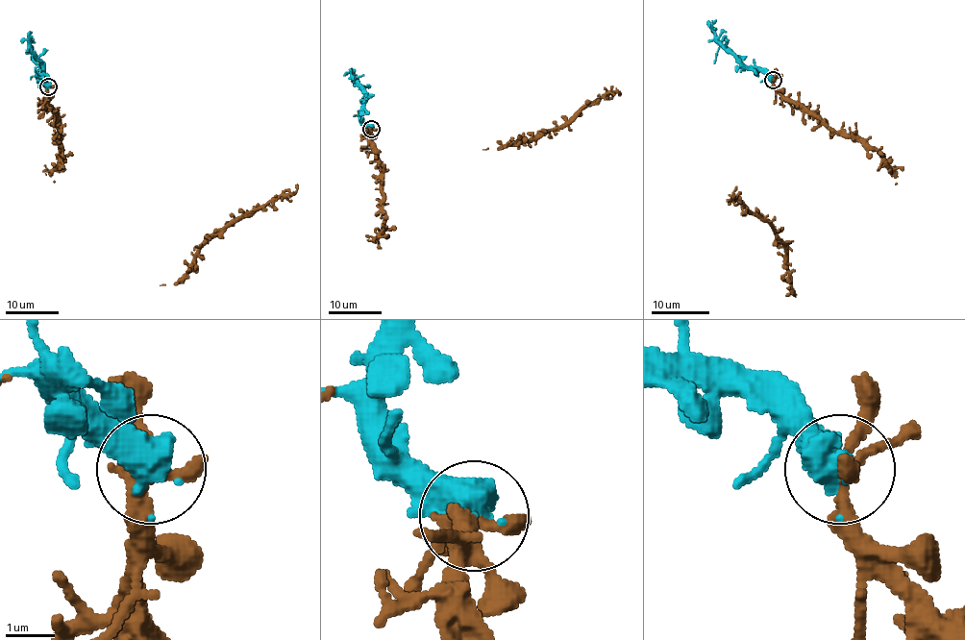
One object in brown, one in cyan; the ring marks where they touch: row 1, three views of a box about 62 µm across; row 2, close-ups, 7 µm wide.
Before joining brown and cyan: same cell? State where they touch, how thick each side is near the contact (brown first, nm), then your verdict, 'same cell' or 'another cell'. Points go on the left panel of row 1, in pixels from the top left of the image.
place (48, 86); calibres 240 and 700 nm; same cell

